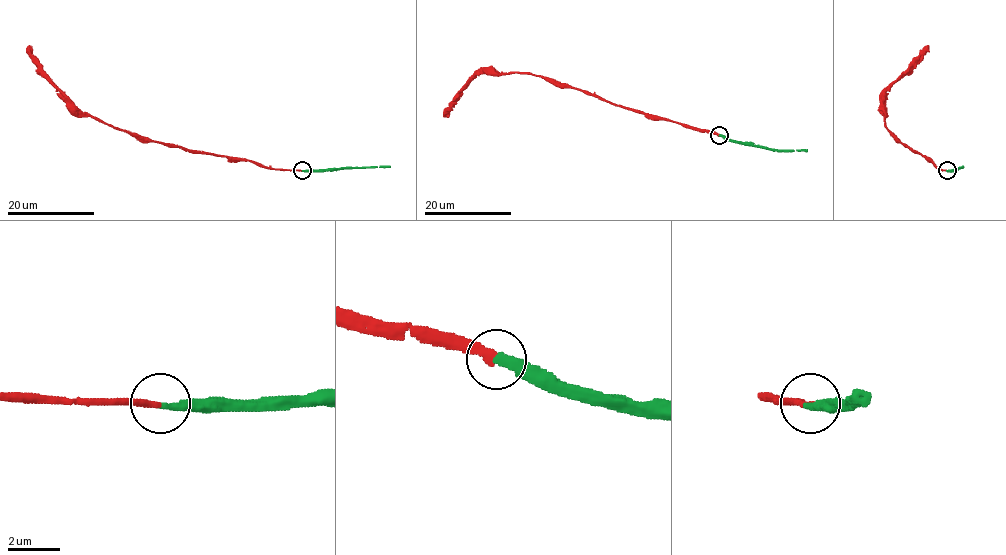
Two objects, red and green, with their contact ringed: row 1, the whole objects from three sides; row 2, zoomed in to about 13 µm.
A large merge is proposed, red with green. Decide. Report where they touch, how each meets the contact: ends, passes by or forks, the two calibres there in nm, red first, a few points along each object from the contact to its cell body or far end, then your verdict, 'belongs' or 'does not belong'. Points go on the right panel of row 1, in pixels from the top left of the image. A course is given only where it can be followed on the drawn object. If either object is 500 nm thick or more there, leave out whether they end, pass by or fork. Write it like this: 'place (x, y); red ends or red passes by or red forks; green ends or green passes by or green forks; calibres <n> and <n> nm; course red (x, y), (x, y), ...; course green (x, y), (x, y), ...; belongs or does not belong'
place (947, 170); red ends; green ends; calibres 320 and 320 nm; course red (947, 170), (941, 170), (900, 142), (884, 121), (884, 93), (928, 45); course green (947, 170), (963, 166); belongs

